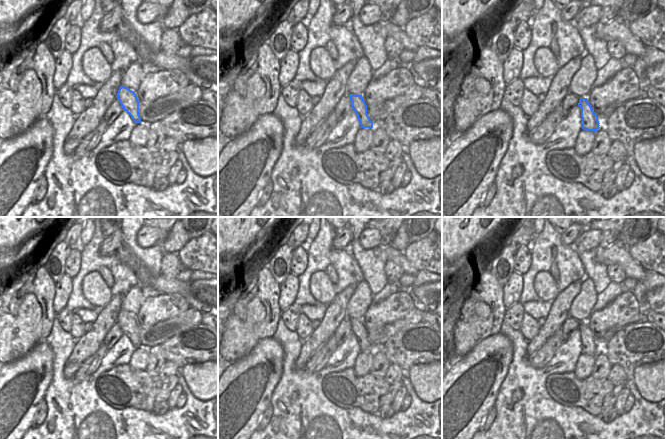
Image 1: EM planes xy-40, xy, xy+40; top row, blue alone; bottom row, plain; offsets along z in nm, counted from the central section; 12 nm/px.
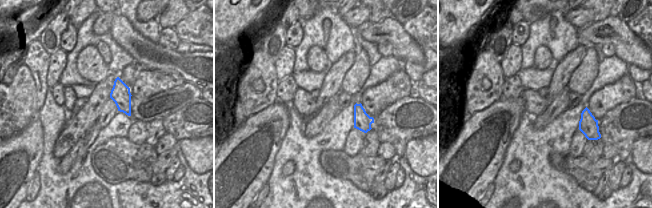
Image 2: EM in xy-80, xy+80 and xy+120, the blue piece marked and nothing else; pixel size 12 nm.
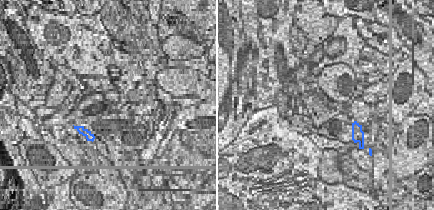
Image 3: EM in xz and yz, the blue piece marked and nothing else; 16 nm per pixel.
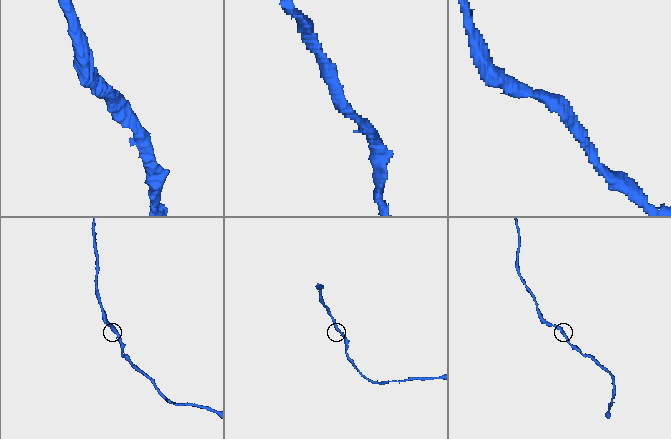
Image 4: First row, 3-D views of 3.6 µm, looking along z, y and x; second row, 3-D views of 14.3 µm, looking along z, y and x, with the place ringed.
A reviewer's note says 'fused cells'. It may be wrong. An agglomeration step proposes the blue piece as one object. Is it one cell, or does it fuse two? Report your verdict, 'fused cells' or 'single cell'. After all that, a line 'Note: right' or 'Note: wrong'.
single cell
Note: wrong

